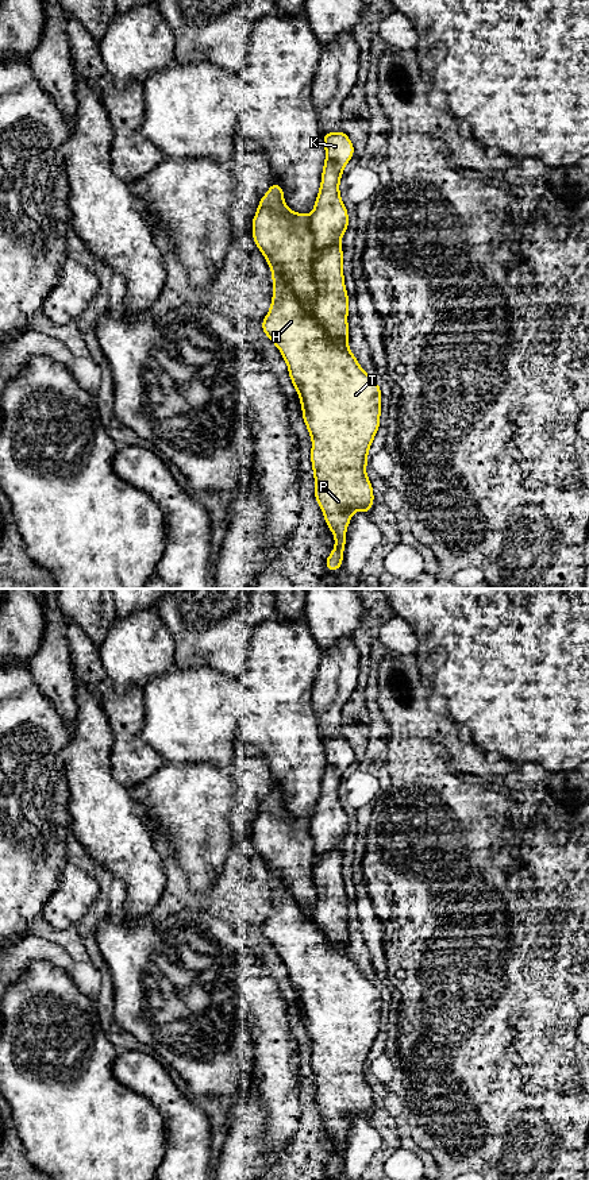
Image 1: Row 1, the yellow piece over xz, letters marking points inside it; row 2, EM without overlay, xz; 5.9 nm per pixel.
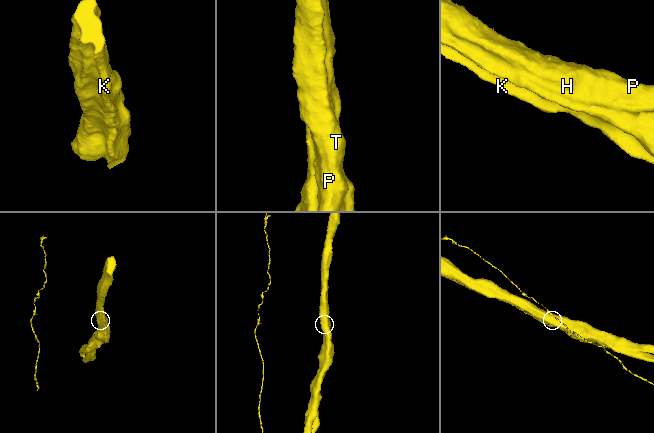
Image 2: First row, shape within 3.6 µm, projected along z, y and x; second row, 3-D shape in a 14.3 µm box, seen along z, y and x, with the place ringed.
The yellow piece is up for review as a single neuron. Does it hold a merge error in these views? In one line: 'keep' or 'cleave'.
cleave

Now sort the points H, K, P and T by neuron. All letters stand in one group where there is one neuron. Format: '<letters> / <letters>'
H P T / K

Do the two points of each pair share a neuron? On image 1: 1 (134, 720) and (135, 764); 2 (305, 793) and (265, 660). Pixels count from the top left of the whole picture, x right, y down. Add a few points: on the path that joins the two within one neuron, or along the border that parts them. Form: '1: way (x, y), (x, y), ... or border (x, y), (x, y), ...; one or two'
1: way (130, 731), (130, 754); one
2: way (296, 760), (295, 748), (276, 717), (276, 693); one

